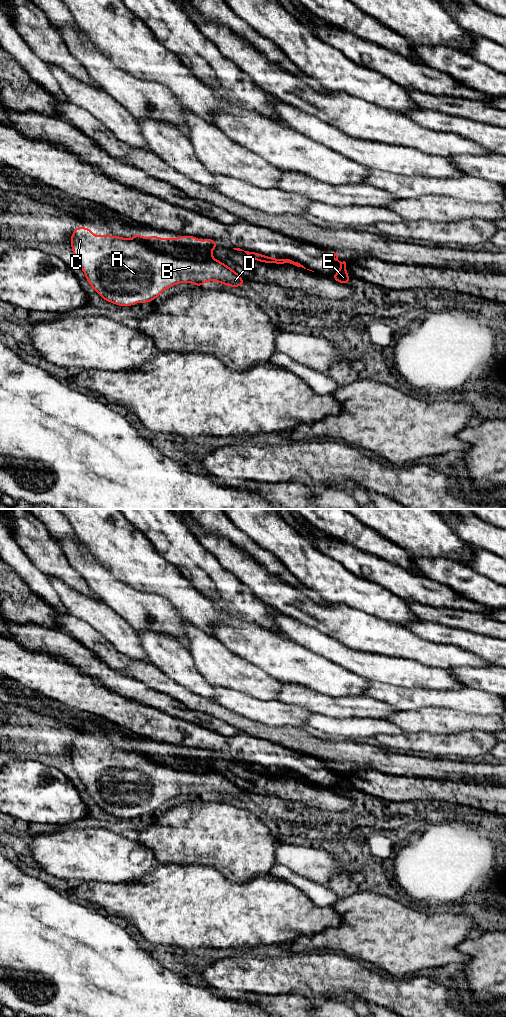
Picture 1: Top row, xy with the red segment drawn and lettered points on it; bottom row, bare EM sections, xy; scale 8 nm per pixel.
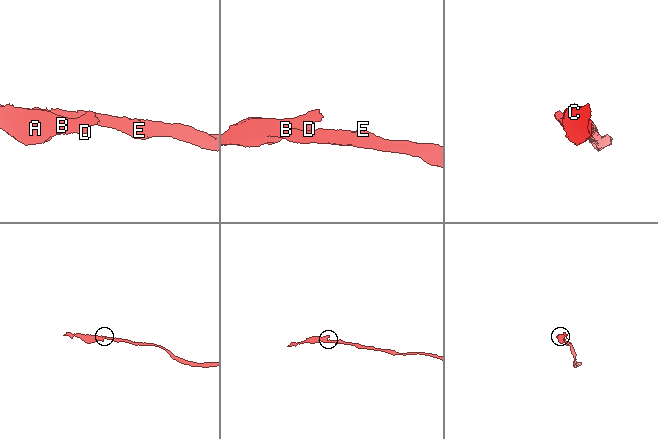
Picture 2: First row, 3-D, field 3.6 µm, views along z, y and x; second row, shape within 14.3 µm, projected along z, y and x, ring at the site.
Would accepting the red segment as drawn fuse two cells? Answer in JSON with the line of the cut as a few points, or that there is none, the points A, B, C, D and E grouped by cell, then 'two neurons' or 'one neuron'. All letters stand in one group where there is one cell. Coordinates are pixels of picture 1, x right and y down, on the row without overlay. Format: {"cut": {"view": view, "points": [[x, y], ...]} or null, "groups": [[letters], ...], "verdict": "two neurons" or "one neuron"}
{"cut": {"view": "xy", "points": [[132, 750], [173, 767], [199, 771], [212, 770]]}, "groups": [["A", "B", "C", "D"], ["E"]], "verdict": "two neurons"}

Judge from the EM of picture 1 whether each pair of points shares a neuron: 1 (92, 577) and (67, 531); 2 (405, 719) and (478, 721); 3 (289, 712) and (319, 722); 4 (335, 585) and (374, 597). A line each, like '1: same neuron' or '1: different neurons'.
1: different neurons
2: same neuron
3: different neurons
4: same neuron

